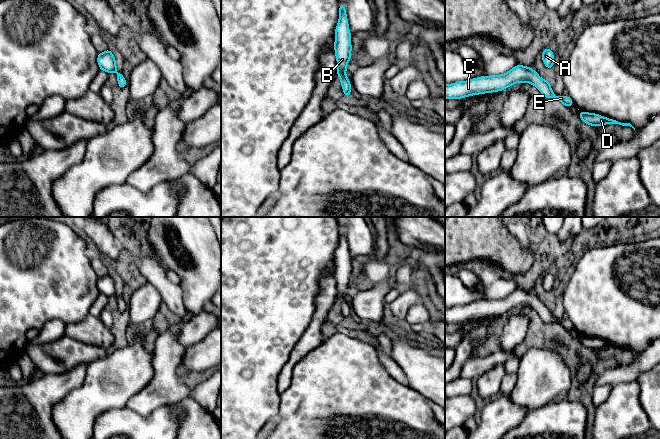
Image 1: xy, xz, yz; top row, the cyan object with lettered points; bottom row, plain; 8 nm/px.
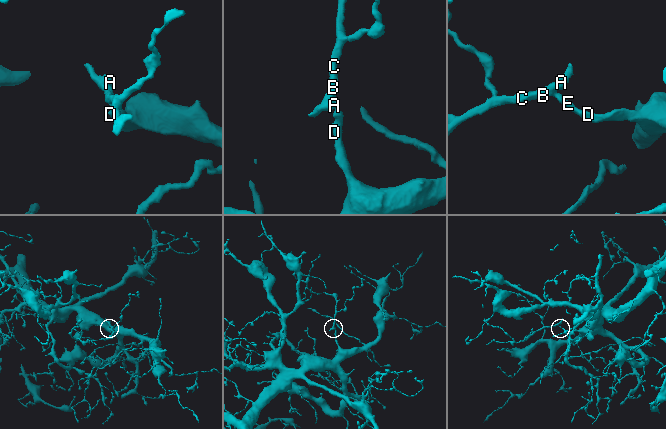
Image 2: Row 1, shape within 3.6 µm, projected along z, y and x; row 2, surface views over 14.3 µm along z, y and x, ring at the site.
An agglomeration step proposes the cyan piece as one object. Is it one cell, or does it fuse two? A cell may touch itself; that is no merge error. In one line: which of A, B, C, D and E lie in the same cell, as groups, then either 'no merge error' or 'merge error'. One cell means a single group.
groups A B C D E; no merge error

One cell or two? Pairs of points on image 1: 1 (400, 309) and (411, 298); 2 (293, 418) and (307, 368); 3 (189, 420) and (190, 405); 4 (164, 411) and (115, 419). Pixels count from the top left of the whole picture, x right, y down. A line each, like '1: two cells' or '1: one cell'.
1: one cell
2: one cell
3: one cell
4: one cell

